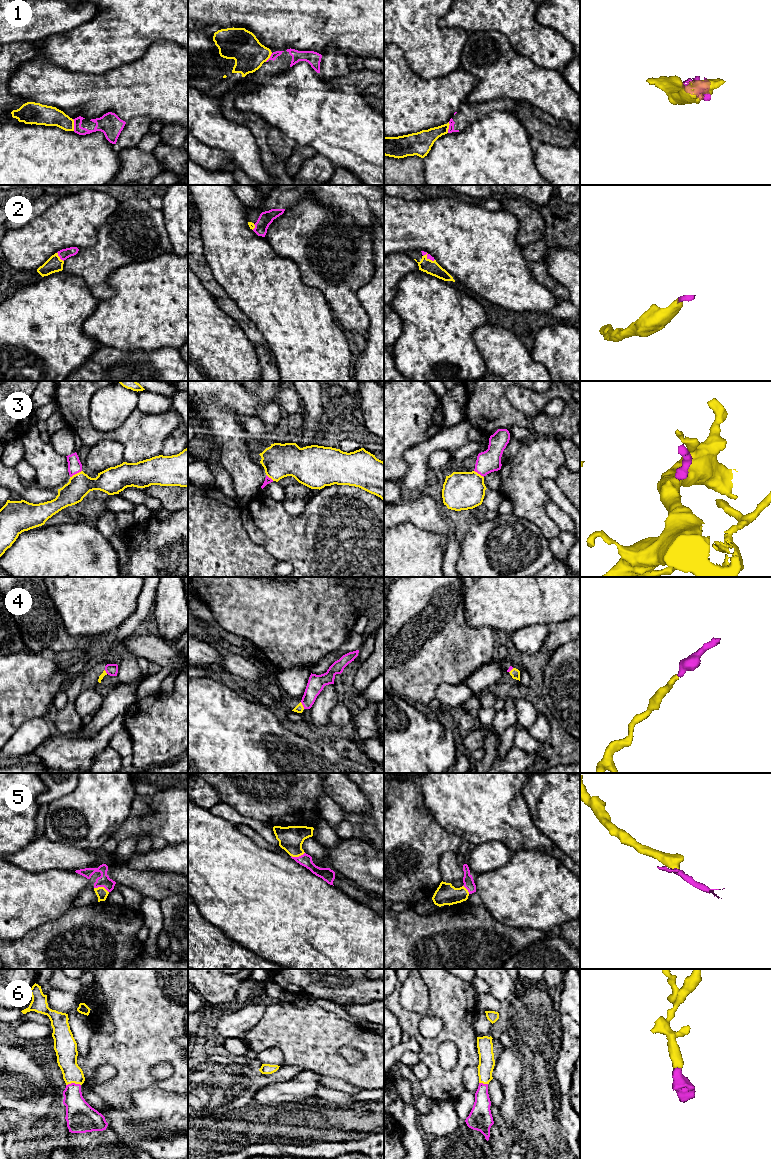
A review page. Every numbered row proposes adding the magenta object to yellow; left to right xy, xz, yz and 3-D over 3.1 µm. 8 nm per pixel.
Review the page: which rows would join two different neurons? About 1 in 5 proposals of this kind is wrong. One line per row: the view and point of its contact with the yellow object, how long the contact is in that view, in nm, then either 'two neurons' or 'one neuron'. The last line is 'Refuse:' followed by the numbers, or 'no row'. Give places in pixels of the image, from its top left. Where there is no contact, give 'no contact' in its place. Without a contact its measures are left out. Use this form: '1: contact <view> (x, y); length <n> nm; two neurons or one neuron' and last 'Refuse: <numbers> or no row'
1: contact xy (73, 125); length 100 nm; two neurons
2: contact xy (59, 257); length 90 nm; one neuron
3: contact xy (75, 474); length 110 nm; one neuron
4: contact xz (302, 705); length 70 nm; one neuron
5: contact xy (101, 887); length 130 nm; one neuron
6: contact xy (73, 1082); length 120 nm; one neuron
Refuse: 1

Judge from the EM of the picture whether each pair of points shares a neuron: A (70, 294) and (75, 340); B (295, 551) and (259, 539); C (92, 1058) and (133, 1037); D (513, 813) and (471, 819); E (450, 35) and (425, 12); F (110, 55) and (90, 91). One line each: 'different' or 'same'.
A: same
B: different
C: same
D: same
E: same
F: different

